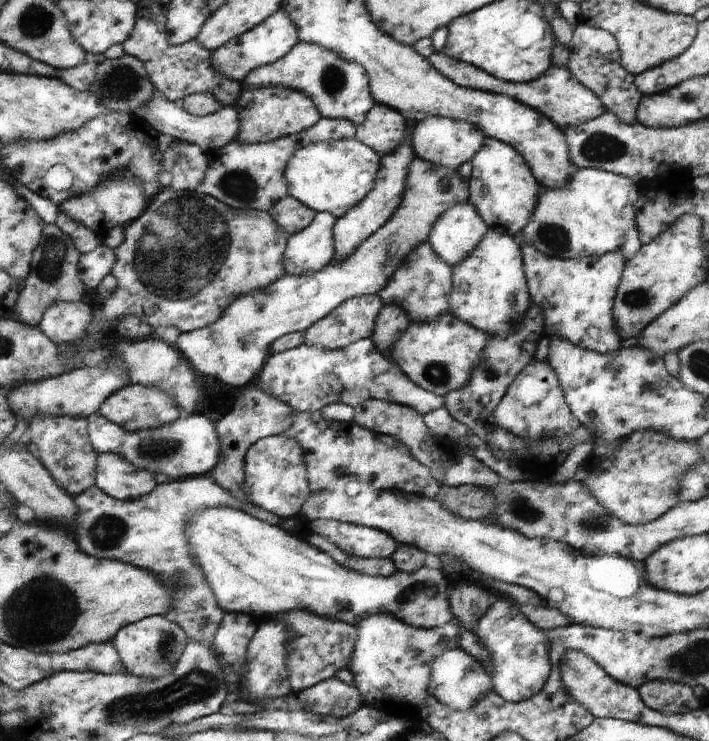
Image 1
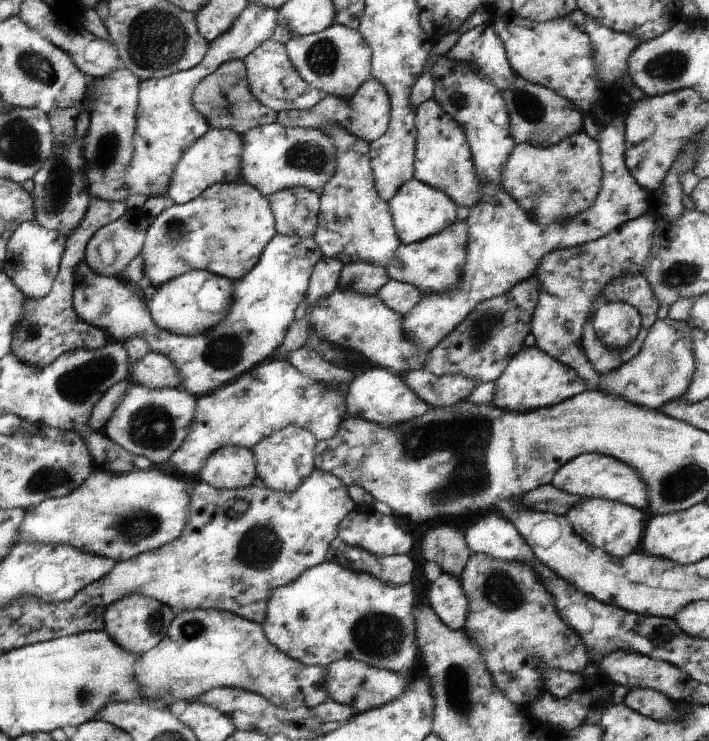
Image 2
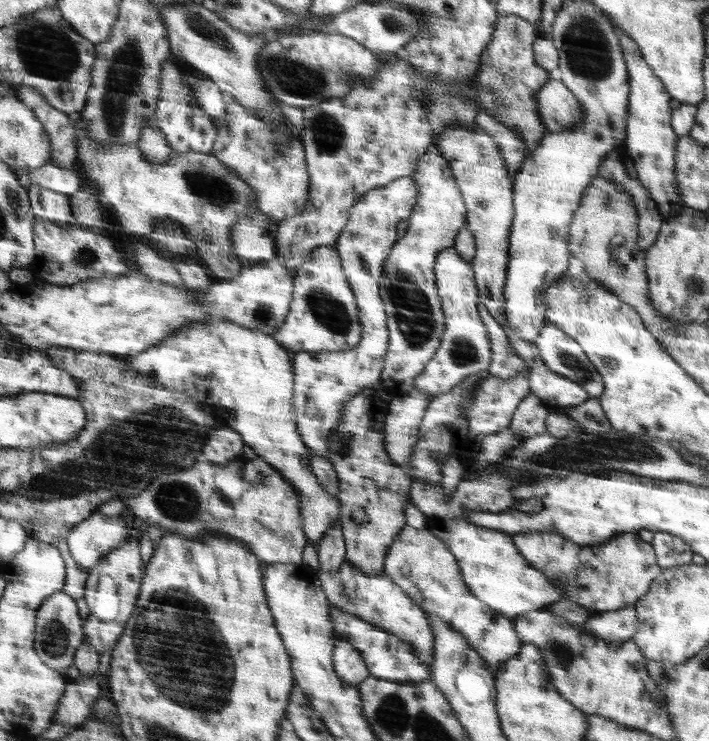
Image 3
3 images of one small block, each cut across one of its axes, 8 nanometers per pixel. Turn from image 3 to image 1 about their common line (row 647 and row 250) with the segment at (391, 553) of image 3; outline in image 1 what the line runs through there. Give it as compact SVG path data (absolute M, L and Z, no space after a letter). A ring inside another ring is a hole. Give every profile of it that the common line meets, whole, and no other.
M489 228L481 244L461 266L453 267L453 280L455 287L450 295L453 307L449 313L492 336L513 335L517 323L523 322L532 304L521 245L516 237L499 230Z

